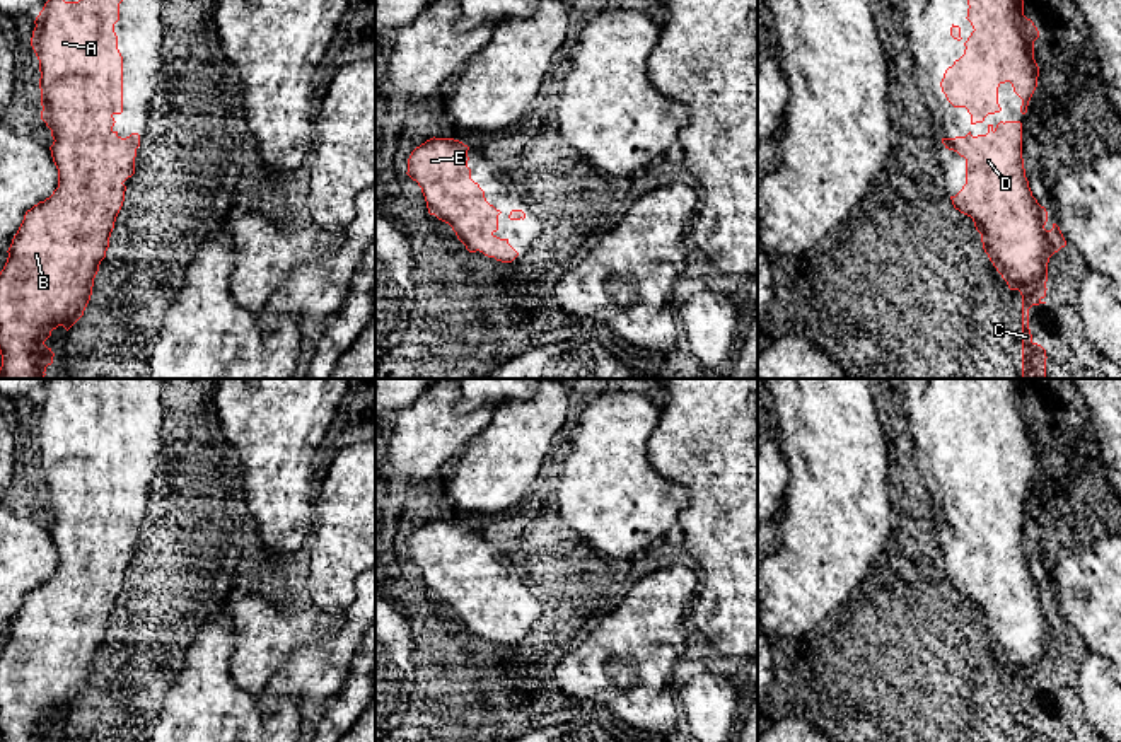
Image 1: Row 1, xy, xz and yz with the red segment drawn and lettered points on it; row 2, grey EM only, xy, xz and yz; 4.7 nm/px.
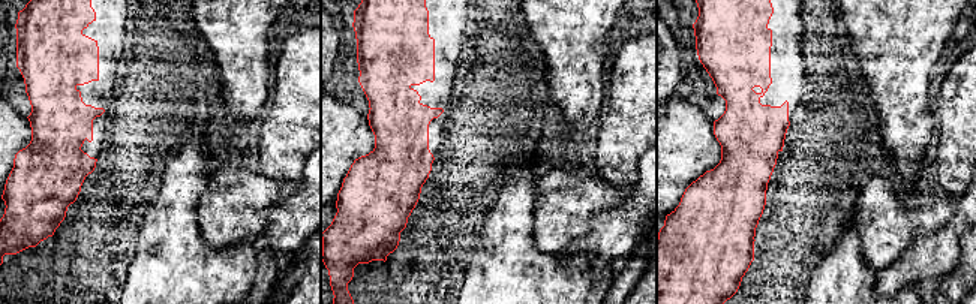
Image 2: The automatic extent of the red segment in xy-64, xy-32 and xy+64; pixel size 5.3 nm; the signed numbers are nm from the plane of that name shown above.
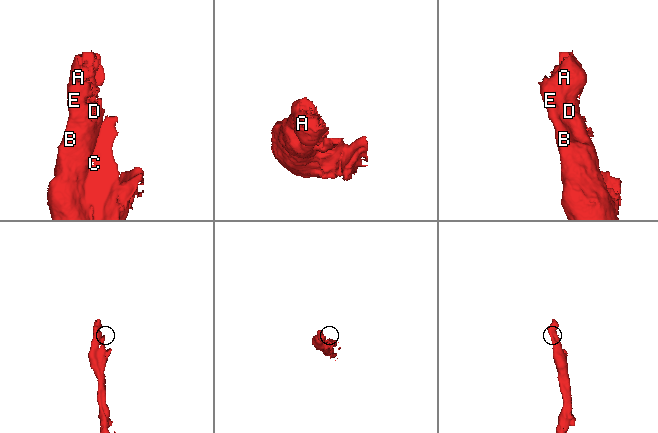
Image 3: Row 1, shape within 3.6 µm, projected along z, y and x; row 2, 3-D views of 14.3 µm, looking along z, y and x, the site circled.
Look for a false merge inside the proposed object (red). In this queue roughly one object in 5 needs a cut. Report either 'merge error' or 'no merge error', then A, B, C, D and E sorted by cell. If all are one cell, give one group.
no merge error; groups A B C D E

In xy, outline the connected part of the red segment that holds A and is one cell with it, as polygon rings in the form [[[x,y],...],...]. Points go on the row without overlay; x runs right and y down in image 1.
[[[49,379],[34,403],[31,428],[41,454],[41,501],[55,522],[49,532],[58,570],[26,594],[0,653],[2,742],[53,742],[44,723],[58,708],[68,713],[84,698],[125,583],[123,565],[135,556],[140,517],[121,520],[113,512],[113,498],[123,495],[123,438],[114,414],[121,384],[121,379],[78,384]]]

